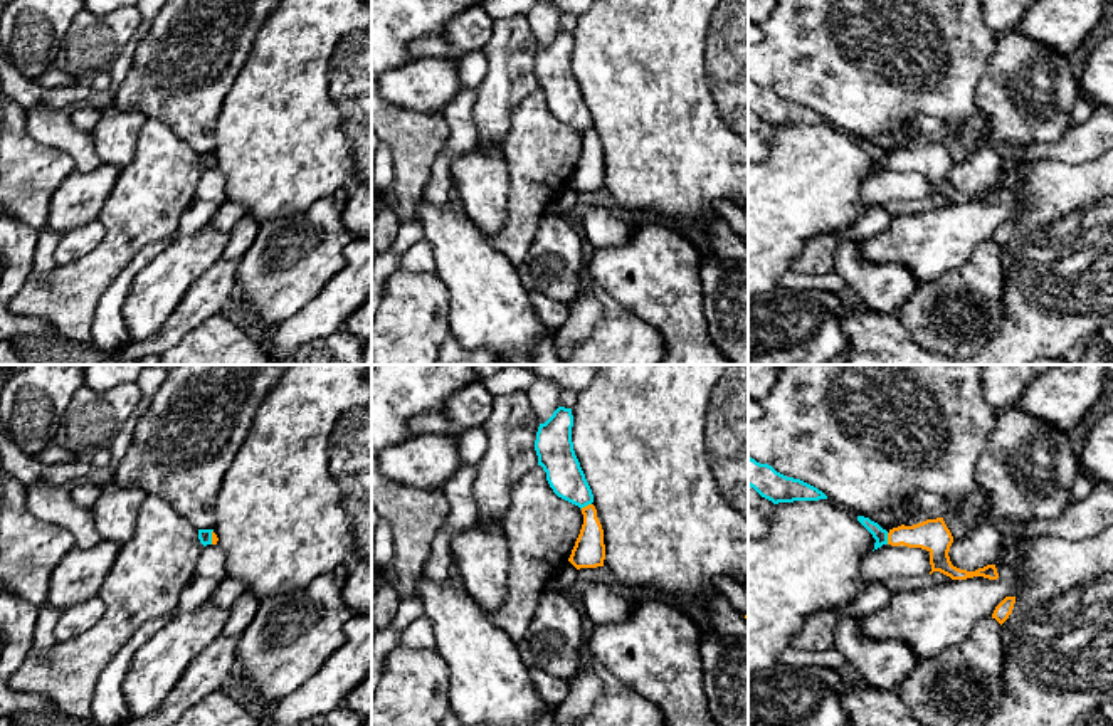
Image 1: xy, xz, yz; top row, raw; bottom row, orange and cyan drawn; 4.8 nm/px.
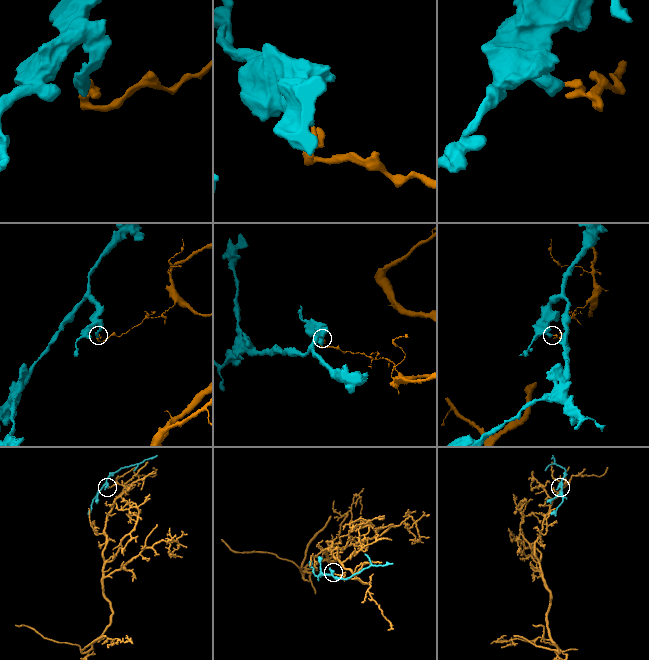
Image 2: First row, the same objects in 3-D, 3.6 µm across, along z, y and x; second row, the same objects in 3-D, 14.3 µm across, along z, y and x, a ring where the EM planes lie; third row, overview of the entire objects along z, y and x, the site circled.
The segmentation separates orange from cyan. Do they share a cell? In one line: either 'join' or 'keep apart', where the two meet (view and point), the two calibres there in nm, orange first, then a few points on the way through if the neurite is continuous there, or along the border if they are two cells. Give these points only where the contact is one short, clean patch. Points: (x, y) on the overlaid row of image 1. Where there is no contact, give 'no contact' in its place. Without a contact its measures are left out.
keep apart | yz (888, 538) | 160/70 nm | along yz (886, 533), (888, 543)

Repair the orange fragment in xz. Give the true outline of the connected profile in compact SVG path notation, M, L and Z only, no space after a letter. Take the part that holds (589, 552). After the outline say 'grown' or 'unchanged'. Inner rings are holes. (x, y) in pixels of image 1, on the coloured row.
M593 504L582 508L583 524L575 541L568 561L577 568L597 568L604 566L605 544L604 529L597 518Z | unchanged

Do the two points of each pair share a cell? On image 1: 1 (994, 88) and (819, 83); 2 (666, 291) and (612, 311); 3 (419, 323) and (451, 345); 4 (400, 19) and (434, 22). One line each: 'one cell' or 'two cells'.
1: two cells
2: two cells
3: two cells
4: one cell

